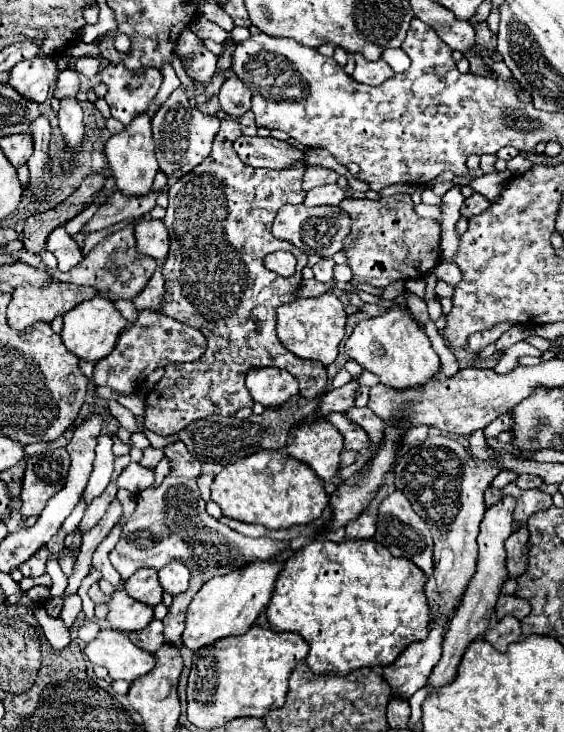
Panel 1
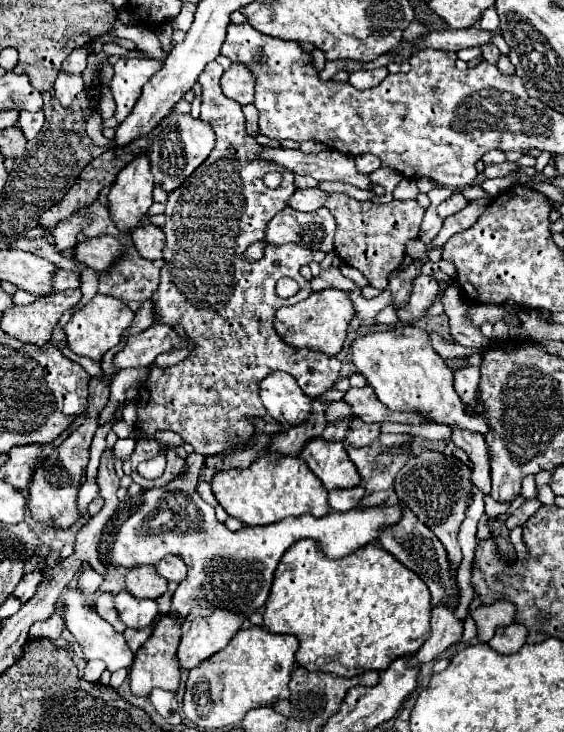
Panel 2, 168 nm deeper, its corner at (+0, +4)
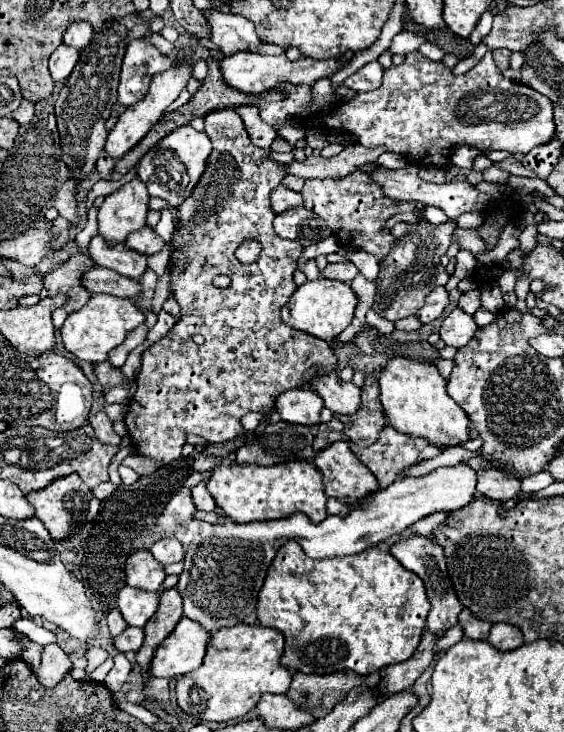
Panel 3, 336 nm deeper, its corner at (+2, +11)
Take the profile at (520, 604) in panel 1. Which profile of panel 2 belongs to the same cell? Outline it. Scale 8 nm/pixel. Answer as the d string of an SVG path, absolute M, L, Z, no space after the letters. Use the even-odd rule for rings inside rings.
M494 603L492 607L476 607L472 611L472 619L476 621L478 641L488 643L496 629L514 623L514 615L516 609L512 607L512 603Z

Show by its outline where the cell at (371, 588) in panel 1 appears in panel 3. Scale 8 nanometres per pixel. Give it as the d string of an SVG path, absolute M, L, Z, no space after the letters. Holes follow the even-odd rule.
M288 540L268 568L266 582L258 594L256 612L262 626L276 628L284 634L286 646L282 664L286 668L306 674L332 674L338 670L370 674L394 662L404 662L416 652L424 634L430 602L422 580L412 572L406 572L390 552L382 552L378 546L352 556L310 560L296 540Z

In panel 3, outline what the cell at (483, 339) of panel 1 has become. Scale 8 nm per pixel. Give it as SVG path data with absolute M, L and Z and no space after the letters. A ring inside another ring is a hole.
M454 308L440 326L440 338L454 348L462 348L474 338L474 332L478 330L474 318L466 314L462 308Z

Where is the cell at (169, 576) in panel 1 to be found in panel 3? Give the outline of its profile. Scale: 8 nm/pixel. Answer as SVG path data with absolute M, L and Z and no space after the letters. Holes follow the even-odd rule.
M160 538L158 542L154 542L154 546L150 548L150 552L154 554L154 558L160 564L174 564L180 562L184 558L184 550L182 544L176 538Z

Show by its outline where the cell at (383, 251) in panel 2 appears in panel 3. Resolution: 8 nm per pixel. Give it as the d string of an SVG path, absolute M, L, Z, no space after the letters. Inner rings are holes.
M356 170L348 174L342 180L306 180L302 188L304 206L314 210L318 216L326 220L326 224L332 228L338 246L346 250L364 250L374 254L380 262L390 254L390 248L394 248L396 238L386 230L386 222L398 214L398 212L414 212L416 204L410 202L394 202L386 200L380 186L364 172Z

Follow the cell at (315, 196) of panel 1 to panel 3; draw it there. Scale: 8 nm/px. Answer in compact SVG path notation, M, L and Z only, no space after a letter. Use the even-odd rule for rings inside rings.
M276 186L270 194L270 202L272 202L272 210L276 214L288 210L288 208L298 208L302 206L302 194L300 192L294 192L286 186Z

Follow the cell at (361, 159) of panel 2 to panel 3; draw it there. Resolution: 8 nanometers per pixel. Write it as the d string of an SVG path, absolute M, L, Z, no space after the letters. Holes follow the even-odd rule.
M384 152L384 154L378 156L376 164L384 166L384 168L404 168L404 166L406 166L406 160L404 160L404 156L400 156L400 154Z

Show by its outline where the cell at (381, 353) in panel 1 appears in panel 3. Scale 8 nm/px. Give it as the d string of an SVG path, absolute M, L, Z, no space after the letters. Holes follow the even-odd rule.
M392 356L378 376L380 402L390 418L390 426L398 432L426 438L436 446L454 446L468 440L470 420L466 412L448 396L446 380L432 362L412 360L406 356Z

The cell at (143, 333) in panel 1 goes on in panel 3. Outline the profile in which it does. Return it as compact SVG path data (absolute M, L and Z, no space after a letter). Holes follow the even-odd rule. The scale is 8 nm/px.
M164 310L158 314L158 320L156 320L156 324L148 330L148 336L146 336L146 342L148 344L154 344L154 342L158 342L158 340L162 340L168 332L170 332L170 328L176 324L176 320L170 316L170 314L166 314Z

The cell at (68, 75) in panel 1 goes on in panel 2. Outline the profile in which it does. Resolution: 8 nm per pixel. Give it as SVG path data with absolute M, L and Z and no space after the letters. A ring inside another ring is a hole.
M88 45L84 47L76 47L62 63L62 71L68 71L68 73L82 73L86 69L86 57L88 57L90 49Z

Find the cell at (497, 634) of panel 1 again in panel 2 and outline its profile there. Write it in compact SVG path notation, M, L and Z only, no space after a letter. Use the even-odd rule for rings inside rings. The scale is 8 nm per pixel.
M512 623L512 625L496 631L494 637L488 641L488 645L498 653L516 653L526 643L526 635L528 635L526 627Z

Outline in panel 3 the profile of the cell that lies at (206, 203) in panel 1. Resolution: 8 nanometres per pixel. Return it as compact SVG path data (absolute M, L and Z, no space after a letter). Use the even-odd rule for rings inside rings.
M234 108L206 114L204 132L212 140L212 154L192 196L176 208L178 222L170 240L170 296L180 304L182 316L172 332L142 352L142 368L136 378L138 388L124 420L136 454L158 464L180 458L186 434L202 436L212 444L242 436L246 432L240 422L244 414L270 412L274 408L274 396L288 388L302 386L304 374L312 368L316 374L338 370L338 358L328 342L294 330L280 320L280 308L296 290L292 276L304 252L302 244L280 238L272 228L276 214L270 208L270 192L282 184L288 174L286 166L270 158L272 150L258 148L250 142L244 122ZM246 238L262 244L262 252L254 264L240 264L234 256L236 246ZM216 276L228 276L230 286L218 288L214 284Z

